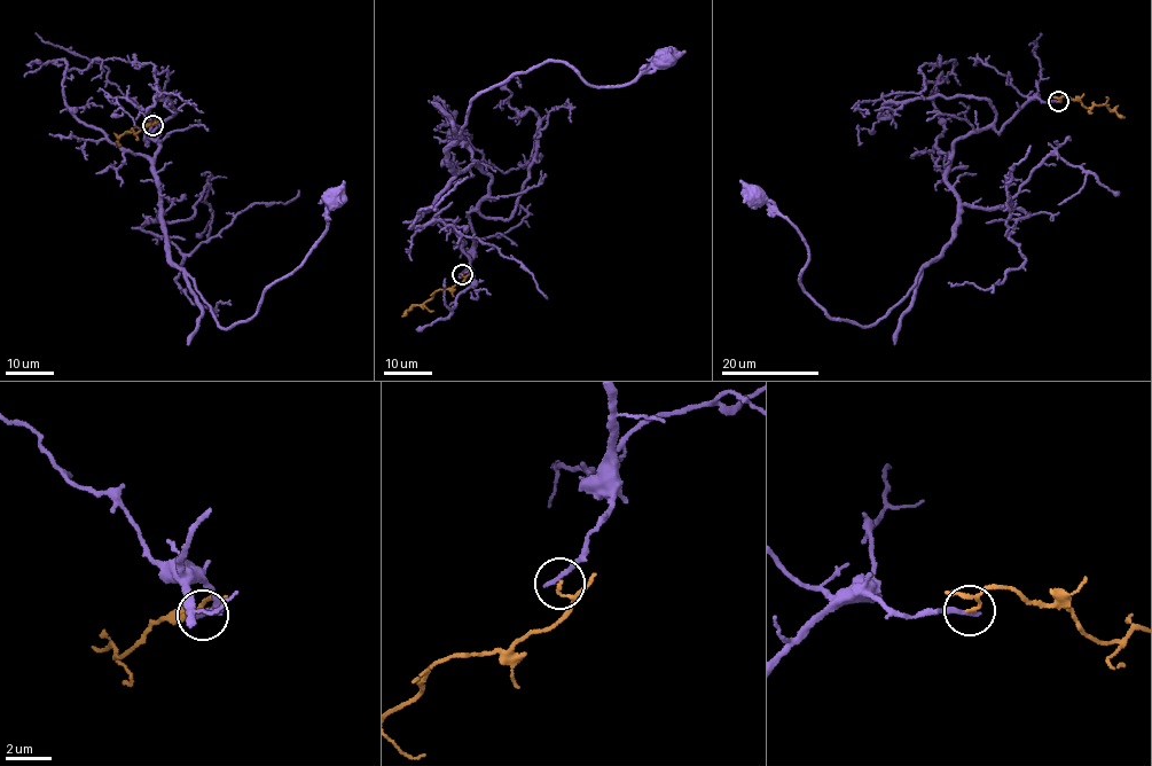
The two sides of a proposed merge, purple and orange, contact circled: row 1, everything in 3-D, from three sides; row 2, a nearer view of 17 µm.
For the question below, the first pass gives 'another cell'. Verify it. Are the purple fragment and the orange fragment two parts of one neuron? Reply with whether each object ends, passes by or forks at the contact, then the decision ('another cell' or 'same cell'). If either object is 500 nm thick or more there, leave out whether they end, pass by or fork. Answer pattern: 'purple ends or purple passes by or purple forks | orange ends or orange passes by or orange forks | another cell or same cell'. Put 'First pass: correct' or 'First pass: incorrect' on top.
First pass: correct
purple ends | orange ends | another cell

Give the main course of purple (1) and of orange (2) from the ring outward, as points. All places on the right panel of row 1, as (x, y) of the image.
1: (1059, 101), (955, 141), (955, 236), (870, 325), (804, 291), (798, 228), (755, 195)
2: (1058, 101), (1064, 95), (1081, 100), (1086, 108), (1105, 104), (1125, 118)

